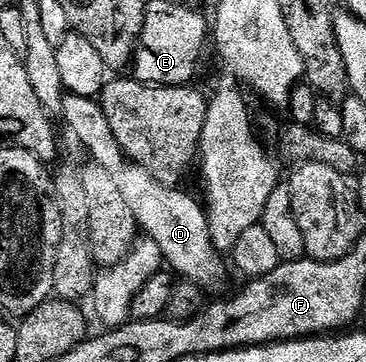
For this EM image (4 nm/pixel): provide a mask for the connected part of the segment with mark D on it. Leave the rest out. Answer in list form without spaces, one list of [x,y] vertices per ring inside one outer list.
[[[67,93],[63,97],[62,122],[67,122],[75,139],[91,154],[96,163],[102,163],[109,169],[117,189],[139,222],[140,232],[146,238],[157,241],[157,249],[161,249],[163,262],[176,276],[188,283],[198,283],[204,289],[210,289],[223,275],[223,263],[220,252],[215,250],[207,228],[207,212],[198,198],[186,195],[179,187],[166,187],[153,177],[149,177],[144,167],[138,167],[126,158],[123,150],[117,145],[113,131],[109,129],[109,121],[103,112],[102,102],[89,97],[77,97]]]

